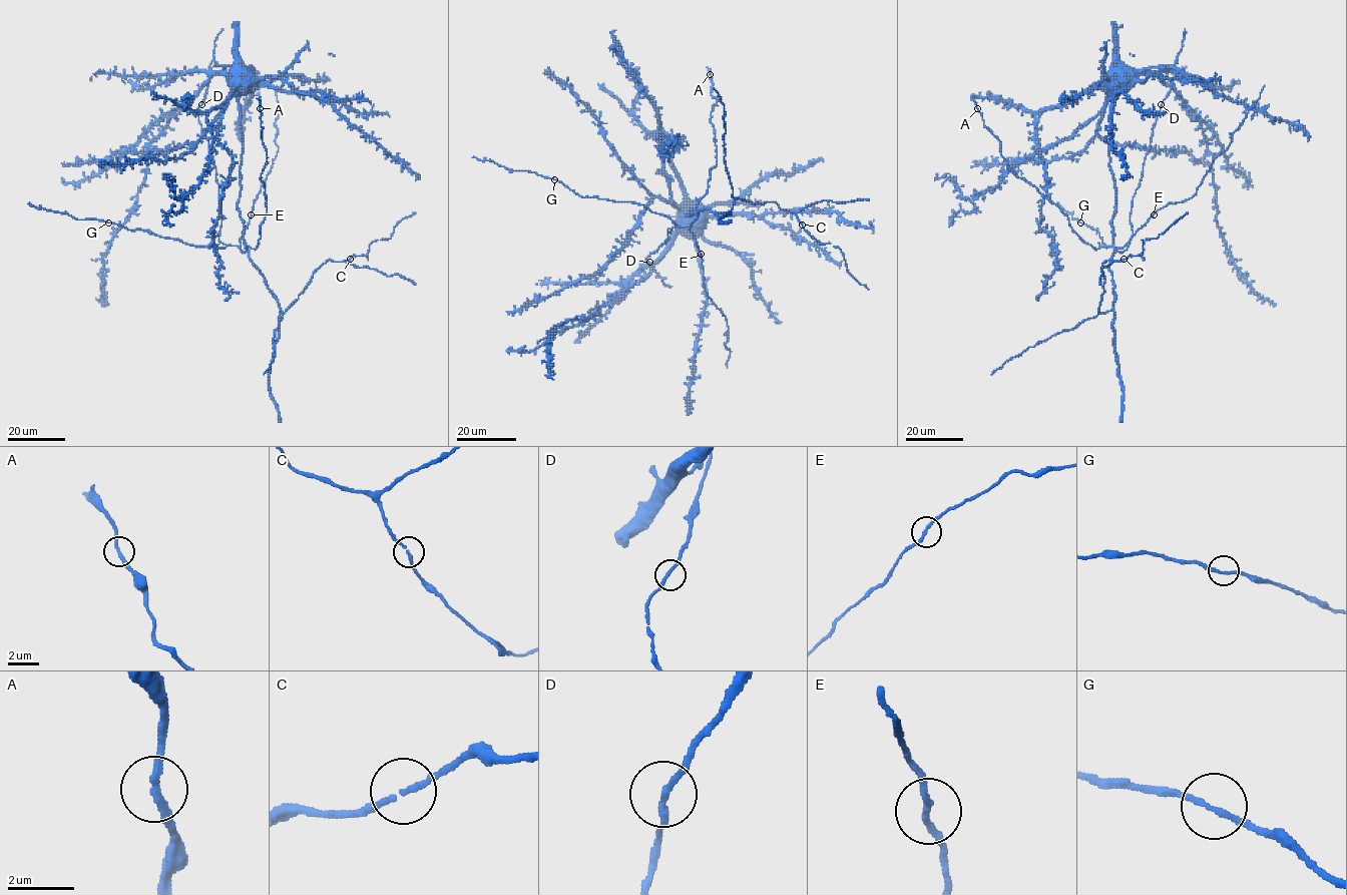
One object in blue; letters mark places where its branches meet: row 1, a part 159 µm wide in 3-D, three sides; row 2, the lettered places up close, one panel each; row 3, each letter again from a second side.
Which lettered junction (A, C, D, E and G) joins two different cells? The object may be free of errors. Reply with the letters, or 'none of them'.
none of them

